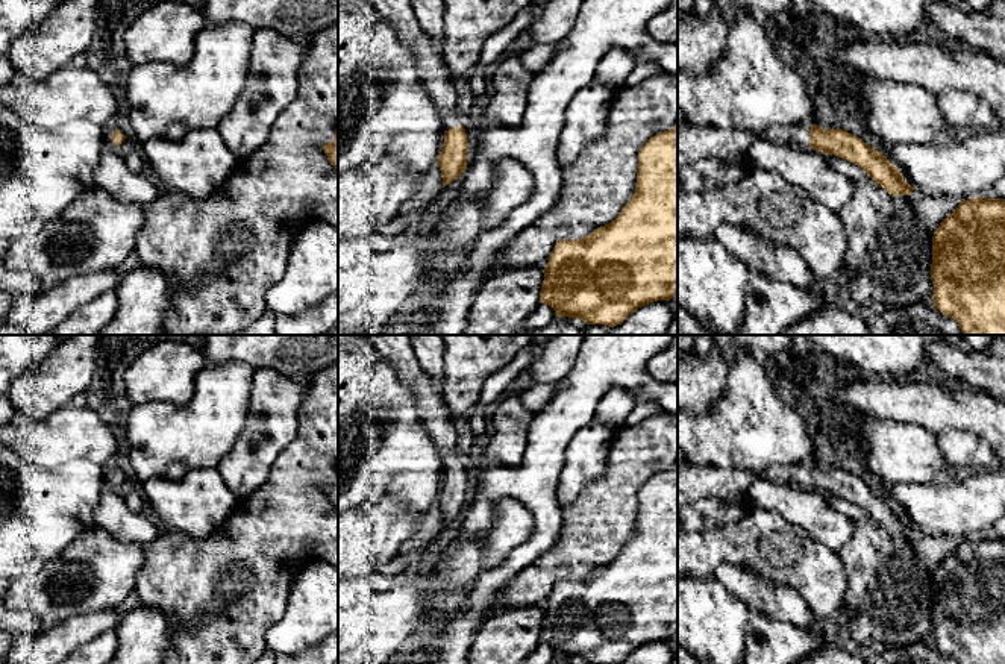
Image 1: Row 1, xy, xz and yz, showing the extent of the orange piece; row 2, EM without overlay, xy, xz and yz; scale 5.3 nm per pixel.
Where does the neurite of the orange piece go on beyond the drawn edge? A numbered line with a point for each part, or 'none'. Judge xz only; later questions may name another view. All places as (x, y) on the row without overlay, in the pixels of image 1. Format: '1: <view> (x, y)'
1: xz (434, 411)

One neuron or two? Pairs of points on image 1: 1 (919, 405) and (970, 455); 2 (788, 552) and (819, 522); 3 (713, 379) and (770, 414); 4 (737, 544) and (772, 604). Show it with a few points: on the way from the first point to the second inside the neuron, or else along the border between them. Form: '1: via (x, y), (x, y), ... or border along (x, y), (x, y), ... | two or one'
1: border along (937, 434), (946, 429), (963, 429), (981, 438) | two
2: border along (778, 513), (837, 552) | two
3: border along (728, 364), (725, 393), (702, 414) | two
4: border along (717, 566), (743, 566), (784, 585) | two

